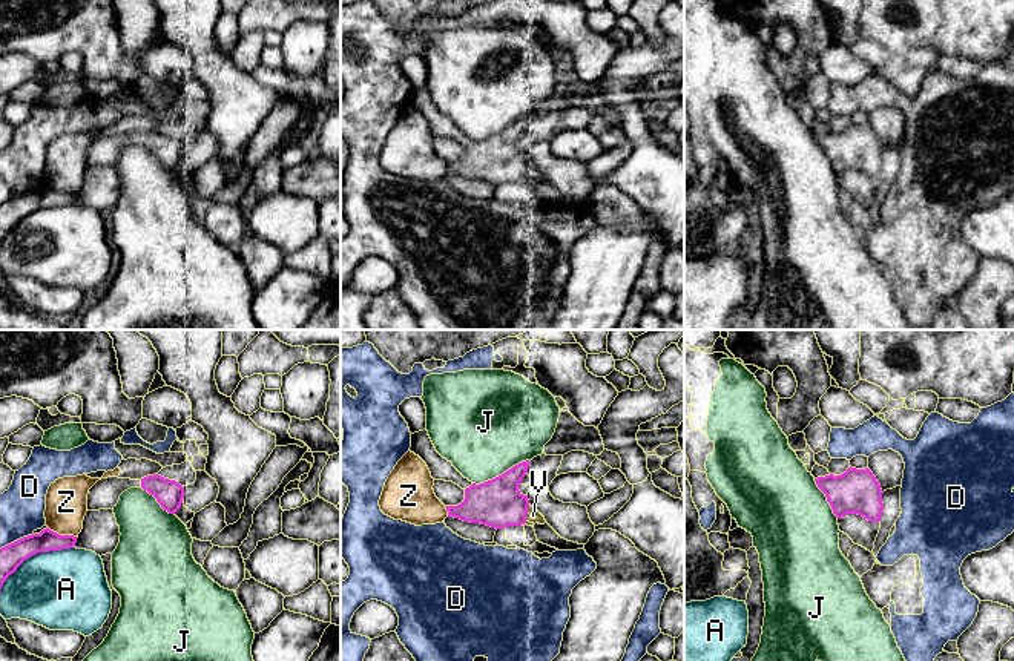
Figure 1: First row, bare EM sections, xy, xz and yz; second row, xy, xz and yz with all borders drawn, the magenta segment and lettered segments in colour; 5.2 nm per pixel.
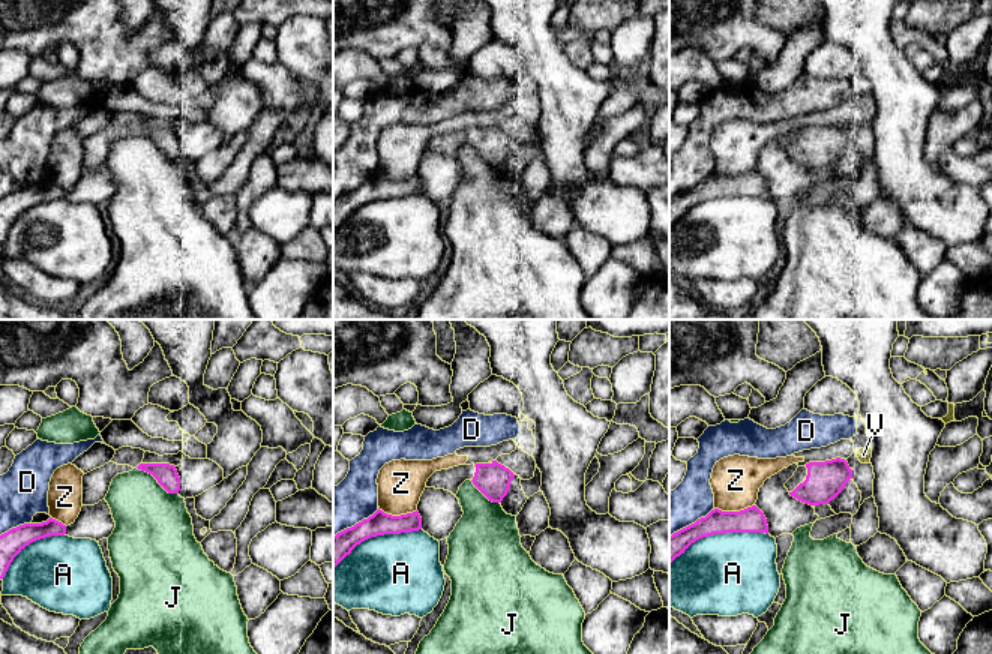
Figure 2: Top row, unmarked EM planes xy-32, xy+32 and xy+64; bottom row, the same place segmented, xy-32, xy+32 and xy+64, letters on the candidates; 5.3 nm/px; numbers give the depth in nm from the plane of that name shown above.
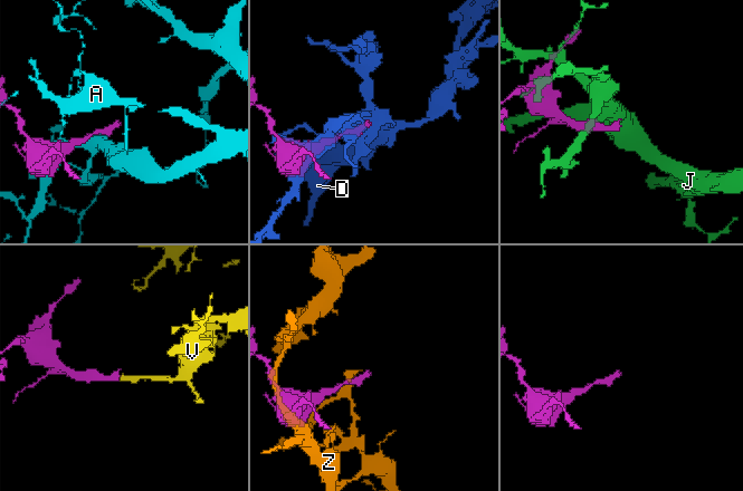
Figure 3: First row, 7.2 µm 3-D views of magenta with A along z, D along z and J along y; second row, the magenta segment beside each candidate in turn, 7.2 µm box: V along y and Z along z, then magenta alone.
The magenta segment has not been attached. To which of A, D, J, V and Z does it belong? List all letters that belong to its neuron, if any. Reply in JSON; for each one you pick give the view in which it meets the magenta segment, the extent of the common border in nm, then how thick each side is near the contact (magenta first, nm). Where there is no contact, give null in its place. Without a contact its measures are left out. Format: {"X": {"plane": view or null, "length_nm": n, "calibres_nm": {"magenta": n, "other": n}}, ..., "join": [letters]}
{"V": {"plane": "xz", "length_nm": 90, "calibres_nm": {"magenta": 260, "other": 70}}, "join": ["V"]}

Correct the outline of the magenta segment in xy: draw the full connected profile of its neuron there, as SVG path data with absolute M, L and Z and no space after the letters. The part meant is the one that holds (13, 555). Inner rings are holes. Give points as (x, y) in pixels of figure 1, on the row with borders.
M49 528L40 534L23 537L0 549L0 589L6 578L29 557L38 552L74 548L78 537L60 535Z

